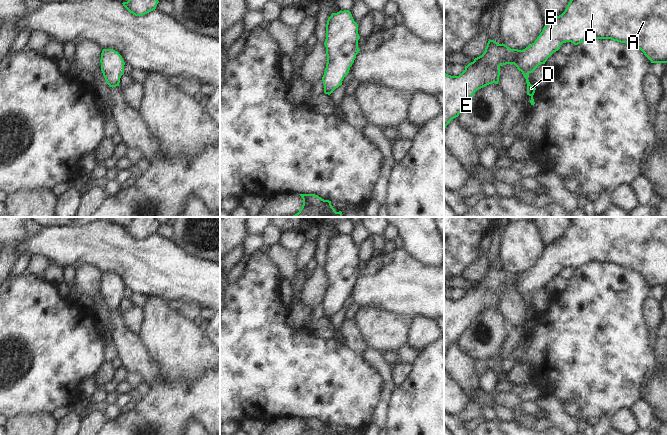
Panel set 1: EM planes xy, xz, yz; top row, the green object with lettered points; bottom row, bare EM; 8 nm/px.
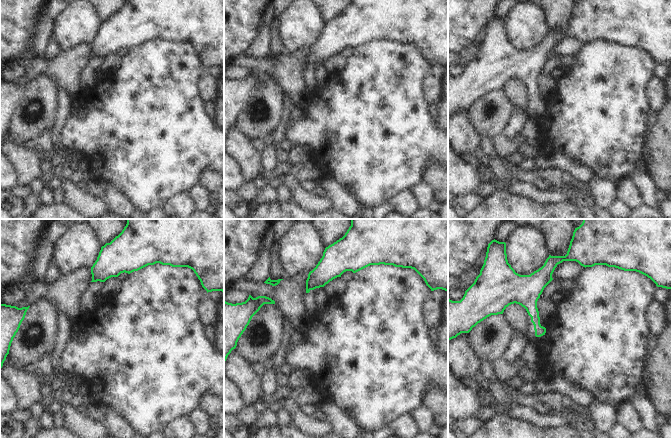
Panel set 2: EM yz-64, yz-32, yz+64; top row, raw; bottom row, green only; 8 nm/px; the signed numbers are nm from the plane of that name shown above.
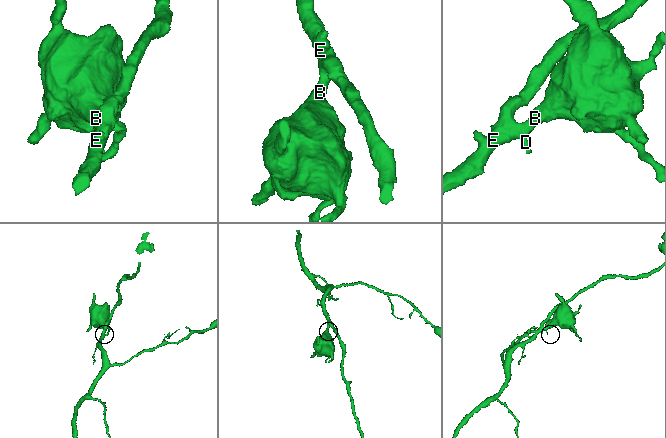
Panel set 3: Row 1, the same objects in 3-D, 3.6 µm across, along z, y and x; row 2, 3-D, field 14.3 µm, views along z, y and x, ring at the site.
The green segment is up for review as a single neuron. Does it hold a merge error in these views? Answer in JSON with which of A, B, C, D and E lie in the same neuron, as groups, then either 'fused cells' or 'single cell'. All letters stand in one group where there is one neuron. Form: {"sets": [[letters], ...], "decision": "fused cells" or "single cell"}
{"sets": [["A", "B", "C", "D", "E"]], "decision": "single cell"}

